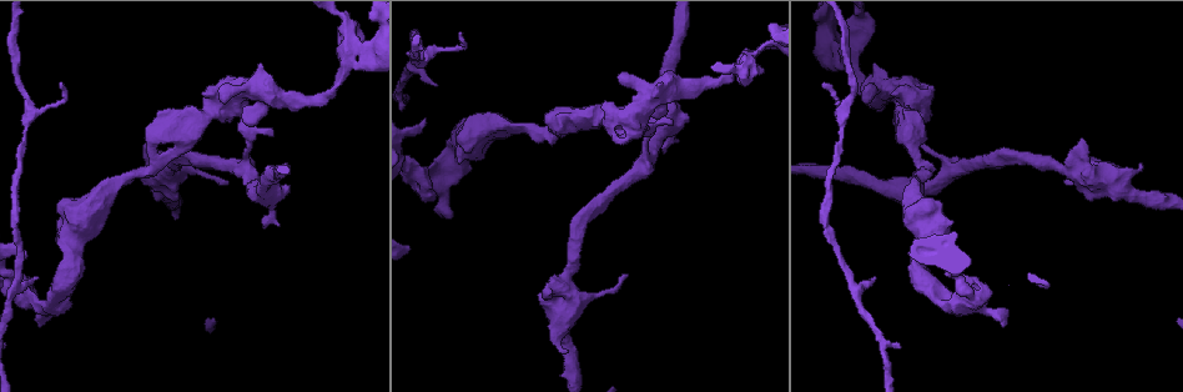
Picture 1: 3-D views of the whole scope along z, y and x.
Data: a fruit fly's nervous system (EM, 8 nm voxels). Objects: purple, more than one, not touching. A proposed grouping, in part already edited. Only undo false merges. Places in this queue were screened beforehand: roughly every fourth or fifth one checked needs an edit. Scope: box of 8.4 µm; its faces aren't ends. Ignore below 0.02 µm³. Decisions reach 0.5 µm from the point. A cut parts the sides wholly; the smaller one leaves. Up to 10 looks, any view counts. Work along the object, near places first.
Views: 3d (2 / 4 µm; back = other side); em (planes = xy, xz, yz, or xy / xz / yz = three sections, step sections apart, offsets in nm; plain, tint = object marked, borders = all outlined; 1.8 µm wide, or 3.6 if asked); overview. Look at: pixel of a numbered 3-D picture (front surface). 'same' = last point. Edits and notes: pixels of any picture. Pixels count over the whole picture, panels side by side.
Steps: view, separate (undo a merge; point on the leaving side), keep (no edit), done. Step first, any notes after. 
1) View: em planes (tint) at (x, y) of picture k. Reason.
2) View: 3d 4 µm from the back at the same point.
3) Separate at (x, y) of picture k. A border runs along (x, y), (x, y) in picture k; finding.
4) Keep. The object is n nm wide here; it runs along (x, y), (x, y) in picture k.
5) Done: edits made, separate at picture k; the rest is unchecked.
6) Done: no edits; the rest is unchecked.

View: em planes (tint) at (910, 130) of picture 1.

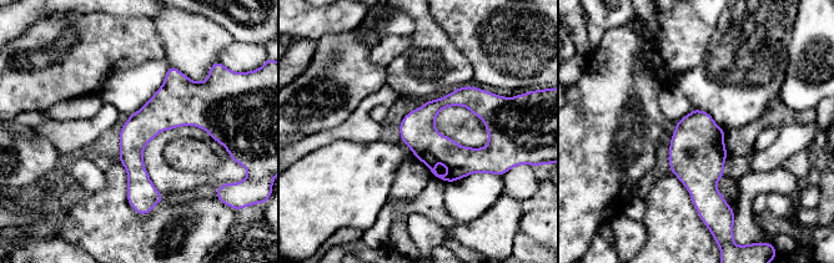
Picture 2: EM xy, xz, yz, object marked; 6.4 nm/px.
Keep. All the same neuron.

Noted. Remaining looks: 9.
View: em 3.6 µm xy step 16 (tint) at (479, 127) of picture 1. Arms part here.

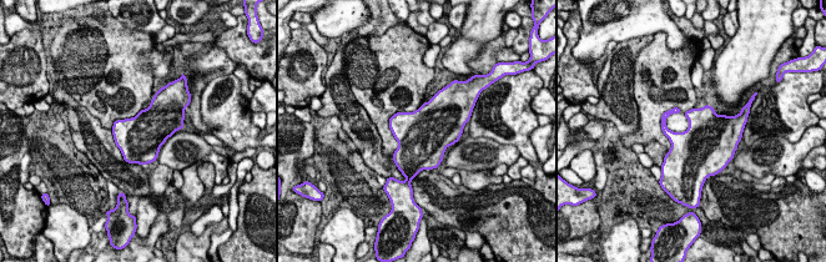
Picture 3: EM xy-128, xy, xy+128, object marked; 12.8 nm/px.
View: em 3.6 µm planes (tint) at the same point. Cut it another way.

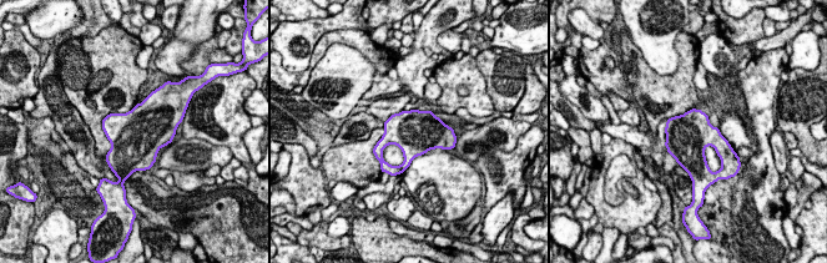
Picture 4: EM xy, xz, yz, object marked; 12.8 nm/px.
Keep. One neuron here.

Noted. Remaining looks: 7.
View: em xz step 16 (borders) at (973, 293) of picture 1. Abrupt turn.

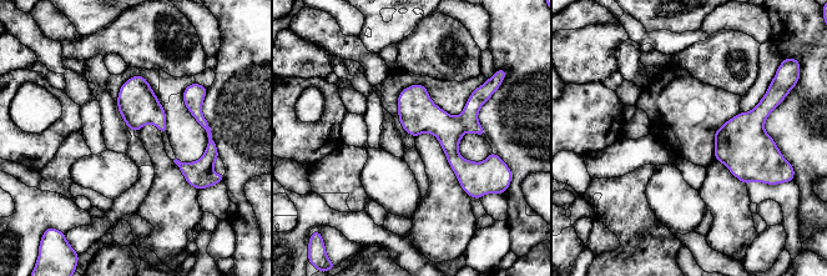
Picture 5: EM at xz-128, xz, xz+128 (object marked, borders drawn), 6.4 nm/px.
Keep. The object is 90 nm wide here; continuous, no second neuron.

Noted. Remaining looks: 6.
View: em xy step 16 (borders) at (245, 167) of picture 1. Sharp bend.

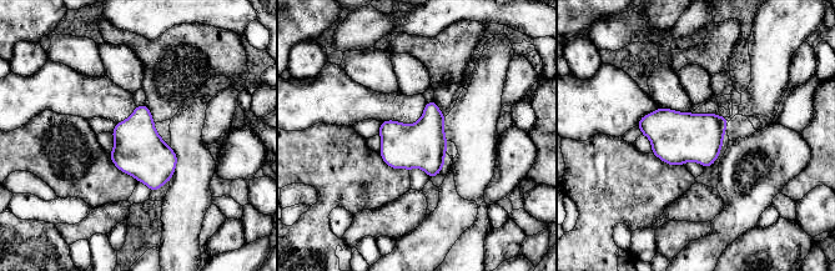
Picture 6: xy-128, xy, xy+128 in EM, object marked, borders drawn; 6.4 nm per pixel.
Keep. All the same neuron.

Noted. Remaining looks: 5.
Done: no edits; the rest is unchecked.

